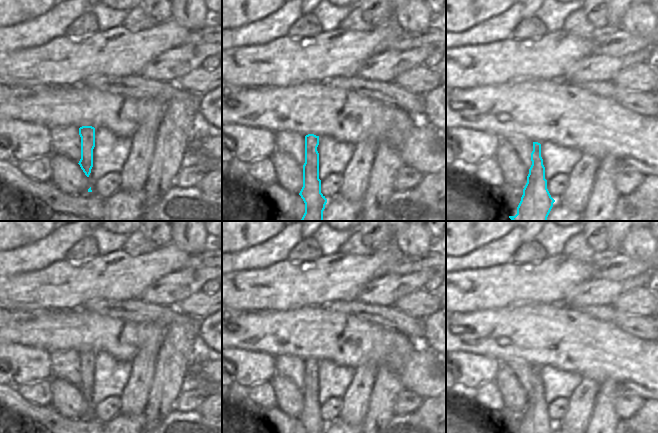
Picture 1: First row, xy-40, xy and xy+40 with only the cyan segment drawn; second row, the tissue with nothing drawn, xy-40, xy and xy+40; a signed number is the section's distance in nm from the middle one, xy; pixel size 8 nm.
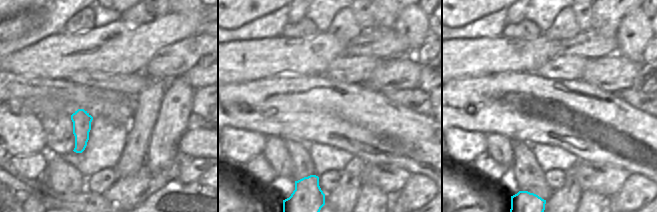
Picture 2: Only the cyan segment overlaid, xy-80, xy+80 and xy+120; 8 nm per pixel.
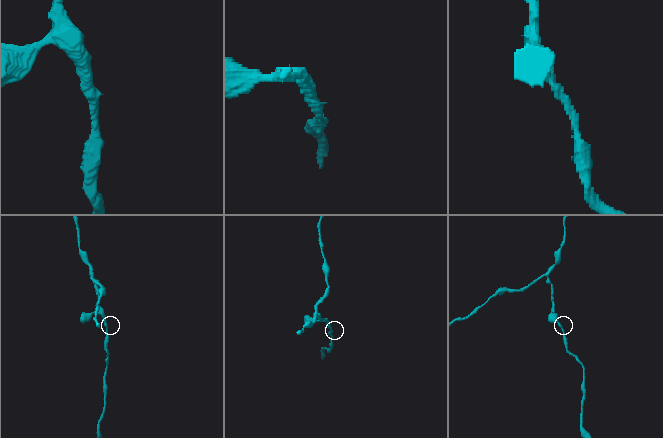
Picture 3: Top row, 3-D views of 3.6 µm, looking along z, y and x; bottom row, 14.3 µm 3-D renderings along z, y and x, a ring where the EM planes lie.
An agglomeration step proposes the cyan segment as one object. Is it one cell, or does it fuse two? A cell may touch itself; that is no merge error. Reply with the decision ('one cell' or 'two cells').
one cell

